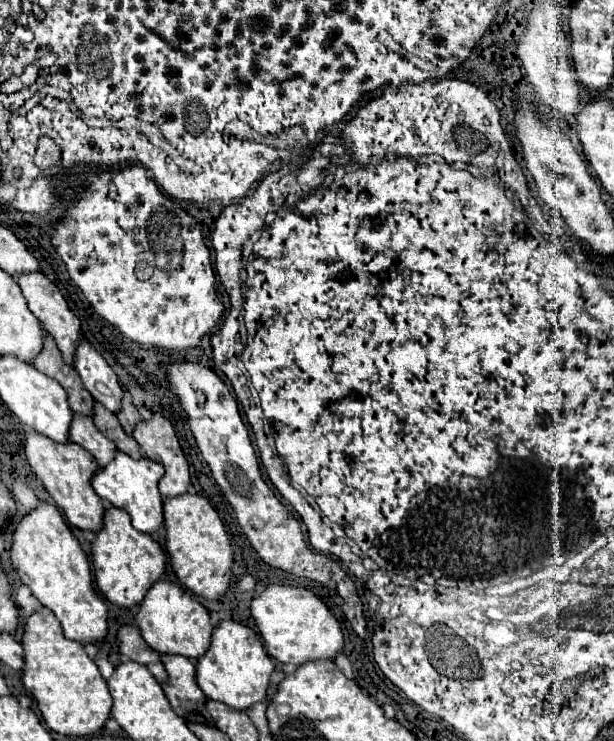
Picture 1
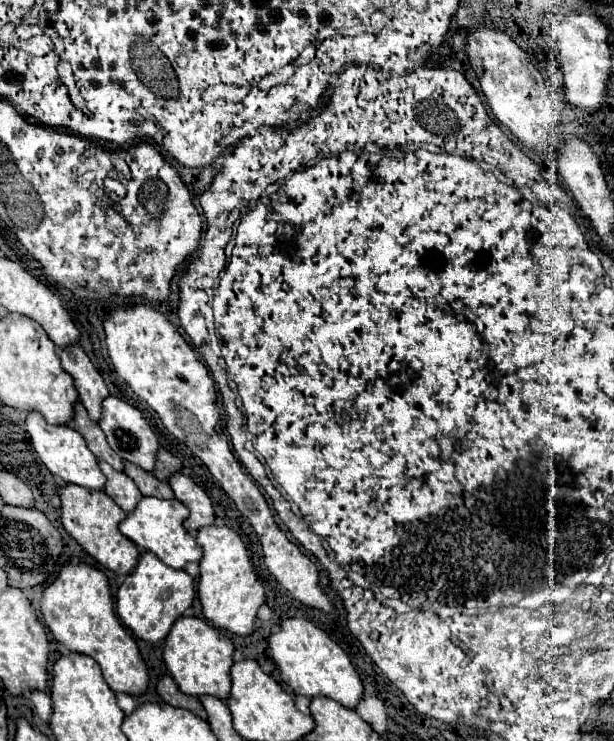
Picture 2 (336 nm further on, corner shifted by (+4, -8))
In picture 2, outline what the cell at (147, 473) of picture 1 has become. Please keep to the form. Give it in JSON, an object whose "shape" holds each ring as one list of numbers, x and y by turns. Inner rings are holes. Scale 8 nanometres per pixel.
{"shape":[[142,496,136,508,128,512,126,518,120,522,120,532,128,536,140,550,154,552,166,566,182,570,186,562,198,562,202,556,200,546,182,526,186,516,188,516,186,506,176,498,160,500,154,496]]}

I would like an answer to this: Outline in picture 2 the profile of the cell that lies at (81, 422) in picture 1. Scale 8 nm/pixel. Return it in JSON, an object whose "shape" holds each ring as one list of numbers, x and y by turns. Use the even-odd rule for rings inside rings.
{"shape":[[98,462,100,470,104,472,106,476,106,486,104,486,104,492,124,510,124,512,130,512,134,510,136,502,142,498,138,486,134,486,134,480,130,476,126,476,124,472,120,470,114,470,110,464,106,462]]}

